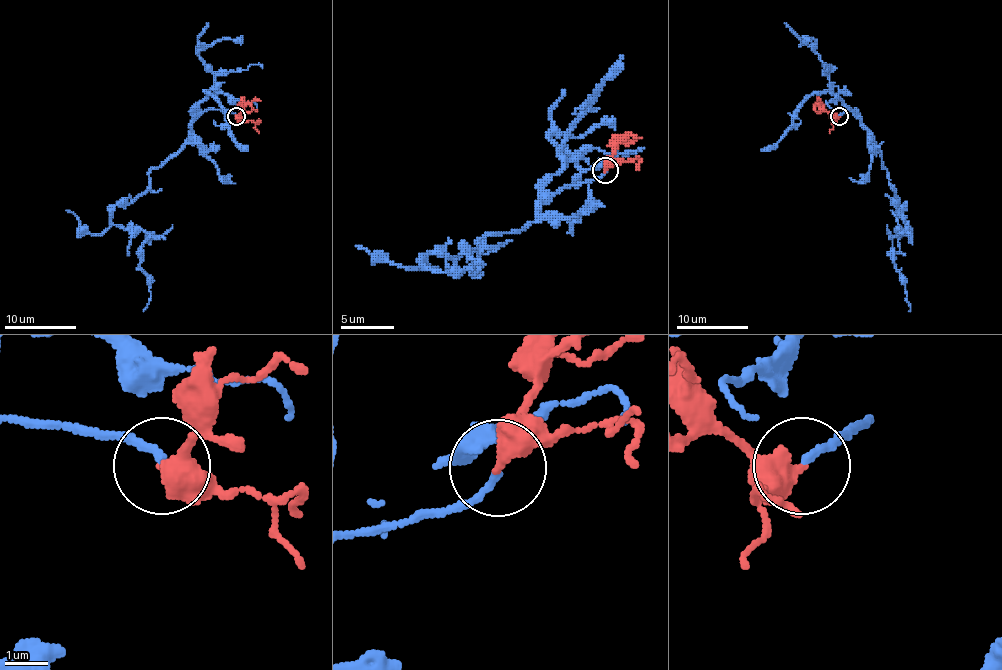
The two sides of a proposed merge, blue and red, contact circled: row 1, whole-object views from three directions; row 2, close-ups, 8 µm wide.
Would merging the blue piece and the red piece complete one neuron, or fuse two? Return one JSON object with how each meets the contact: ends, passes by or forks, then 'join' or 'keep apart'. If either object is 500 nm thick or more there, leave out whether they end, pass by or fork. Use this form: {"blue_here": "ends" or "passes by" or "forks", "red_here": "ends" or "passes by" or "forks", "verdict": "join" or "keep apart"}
{"verdict": "join"}

